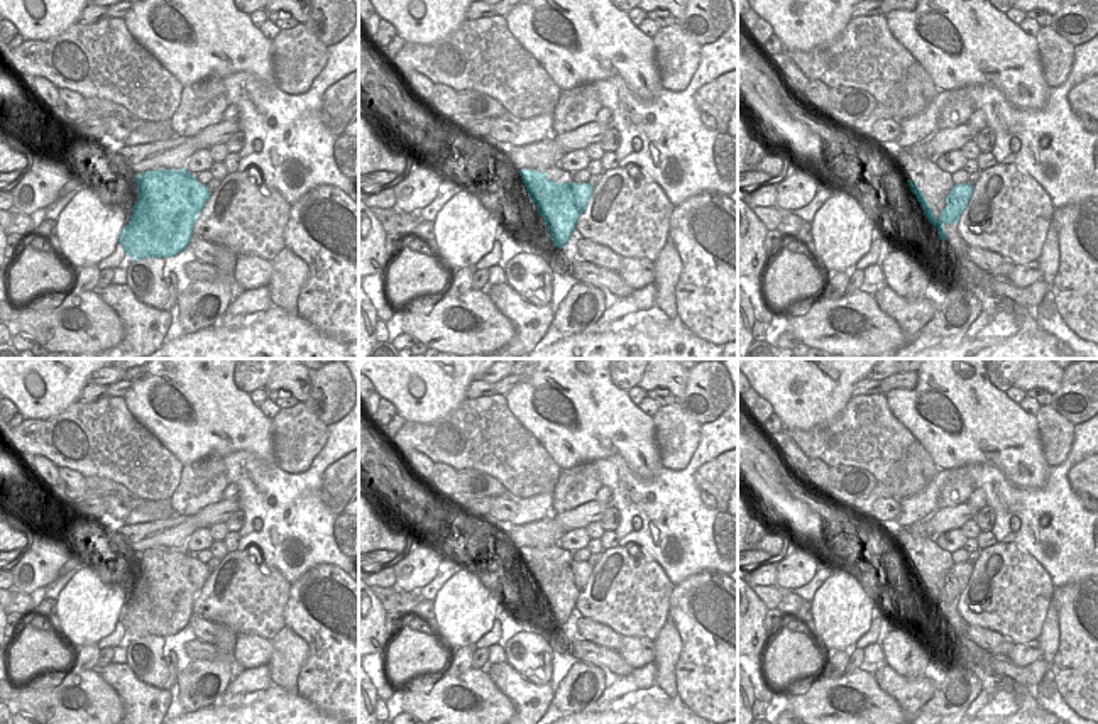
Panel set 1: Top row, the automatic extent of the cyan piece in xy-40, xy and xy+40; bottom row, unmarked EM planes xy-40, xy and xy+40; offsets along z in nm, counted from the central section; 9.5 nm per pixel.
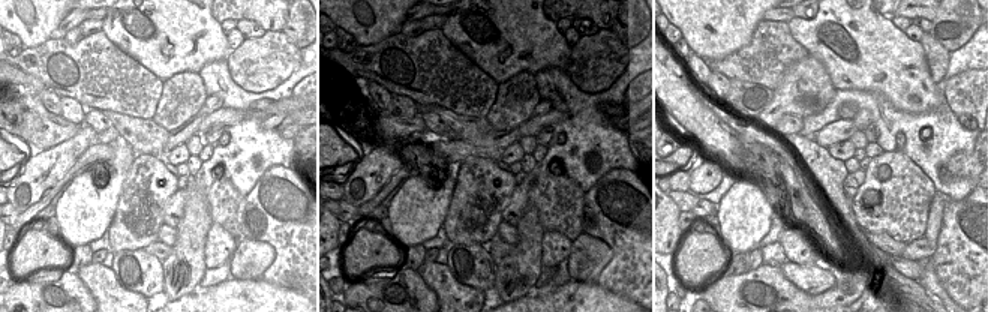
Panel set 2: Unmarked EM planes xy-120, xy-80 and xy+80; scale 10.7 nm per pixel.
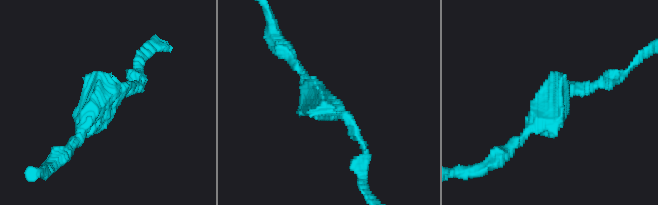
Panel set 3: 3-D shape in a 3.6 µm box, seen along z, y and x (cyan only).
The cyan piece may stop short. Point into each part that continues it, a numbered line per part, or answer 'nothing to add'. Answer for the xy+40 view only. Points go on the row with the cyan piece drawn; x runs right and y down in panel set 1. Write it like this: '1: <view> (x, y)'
nothing to add

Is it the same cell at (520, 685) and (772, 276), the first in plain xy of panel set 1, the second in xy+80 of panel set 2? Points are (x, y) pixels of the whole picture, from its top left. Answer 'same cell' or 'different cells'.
different cells

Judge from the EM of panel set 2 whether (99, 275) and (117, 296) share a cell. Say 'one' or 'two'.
one

